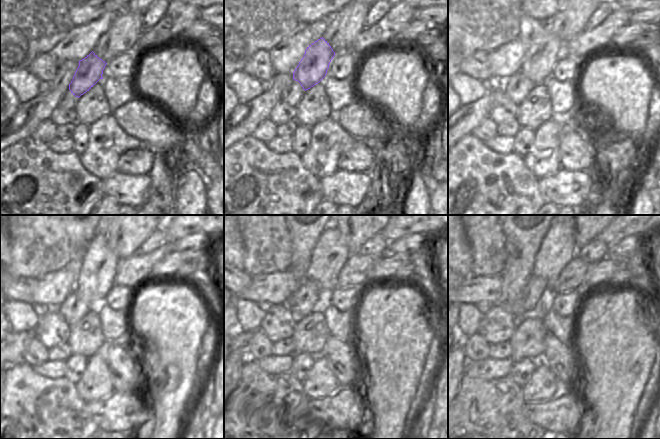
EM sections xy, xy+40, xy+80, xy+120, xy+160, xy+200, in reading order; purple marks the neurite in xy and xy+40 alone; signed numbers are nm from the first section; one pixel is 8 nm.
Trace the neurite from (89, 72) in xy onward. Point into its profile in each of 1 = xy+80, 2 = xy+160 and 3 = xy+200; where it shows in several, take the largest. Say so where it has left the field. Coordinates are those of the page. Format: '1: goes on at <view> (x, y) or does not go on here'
1: goes on at xy+80 (545, 49)
2: goes on at xy+160 (330, 253)
3: goes on at xy+200 (557, 248)

